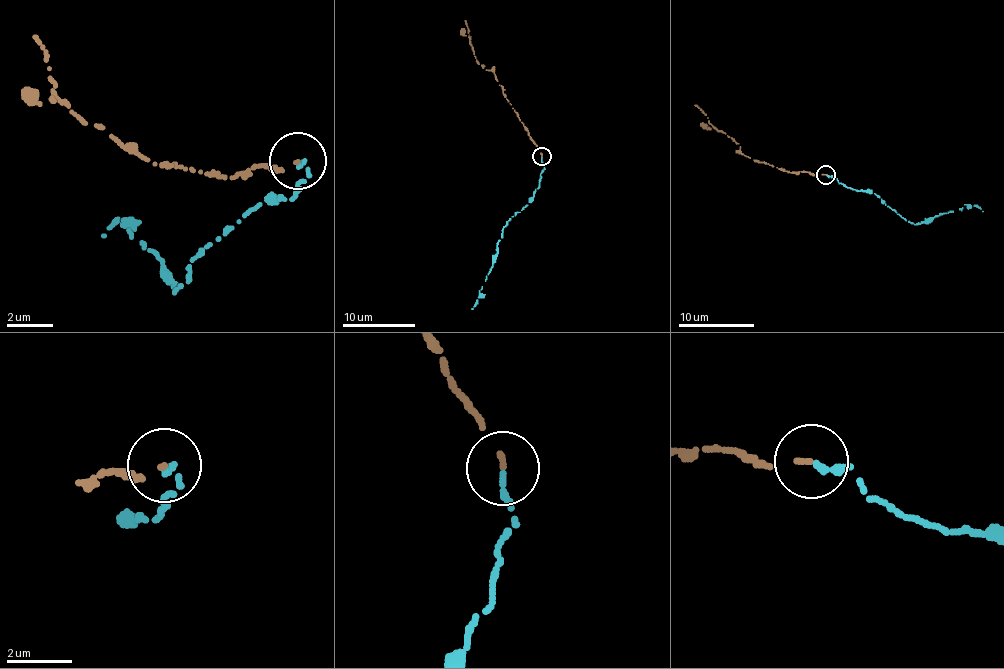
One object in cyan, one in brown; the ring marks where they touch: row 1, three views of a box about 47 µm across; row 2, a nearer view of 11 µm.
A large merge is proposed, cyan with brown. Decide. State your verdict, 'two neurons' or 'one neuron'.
two neurons

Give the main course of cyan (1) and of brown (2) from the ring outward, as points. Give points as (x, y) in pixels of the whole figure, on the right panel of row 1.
1: (827, 175), (855, 190), (875, 193), (887, 207), (914, 224), (927, 222), (964, 205), (977, 206), (983, 211)
2: (825, 175), (783, 171), (755, 161), (744, 155), (740, 146), (728, 135), (715, 129), (694, 105)

